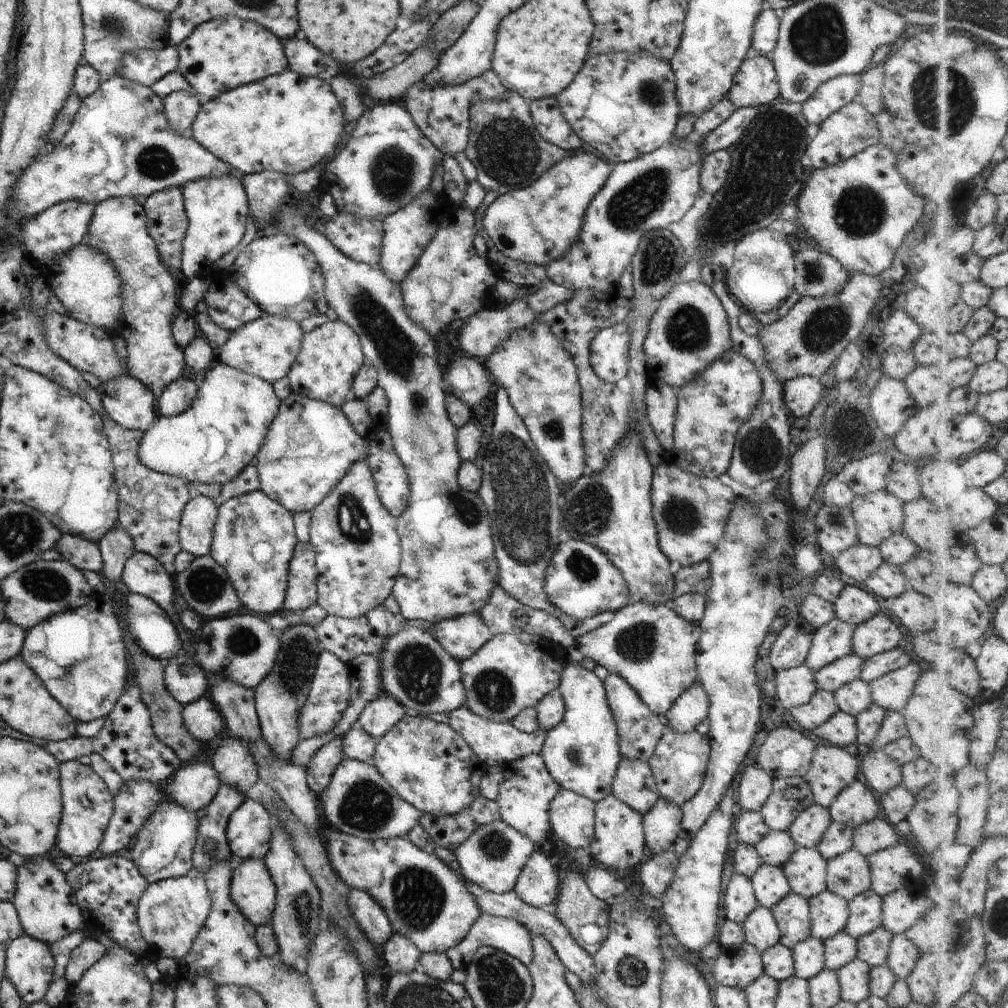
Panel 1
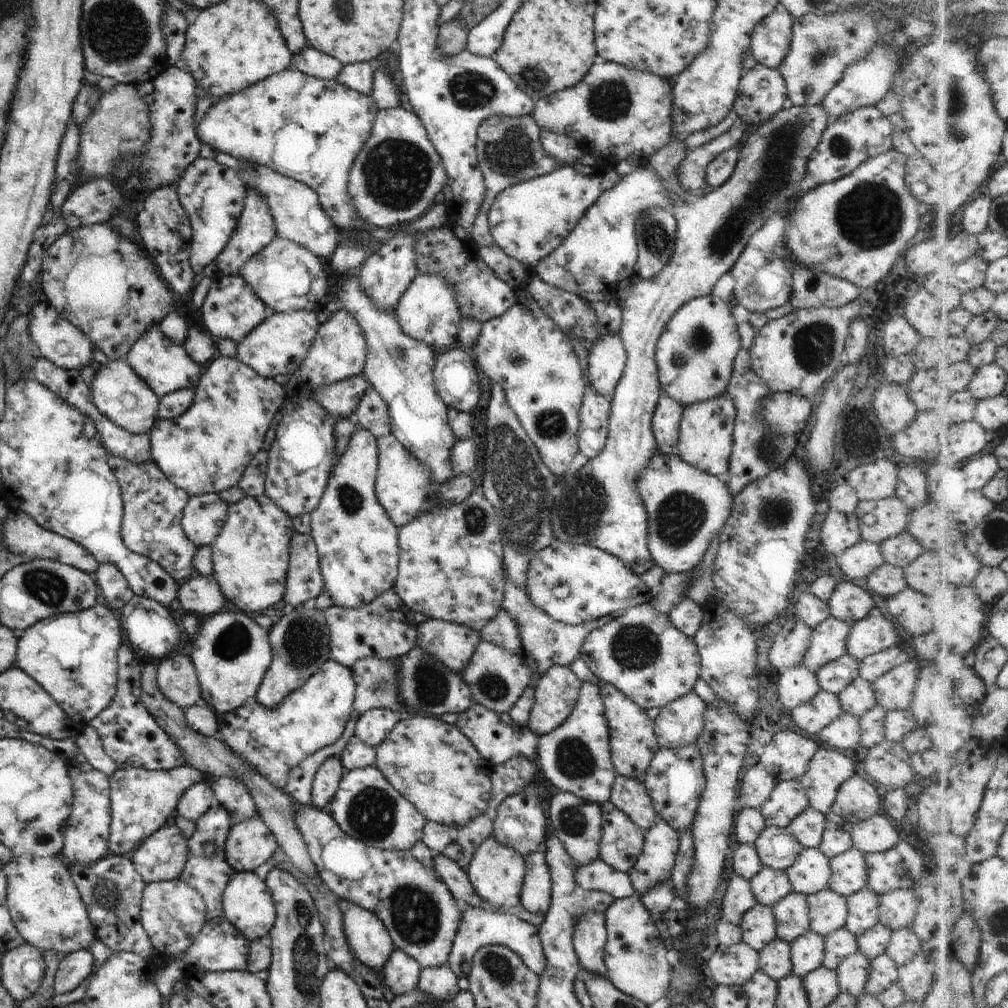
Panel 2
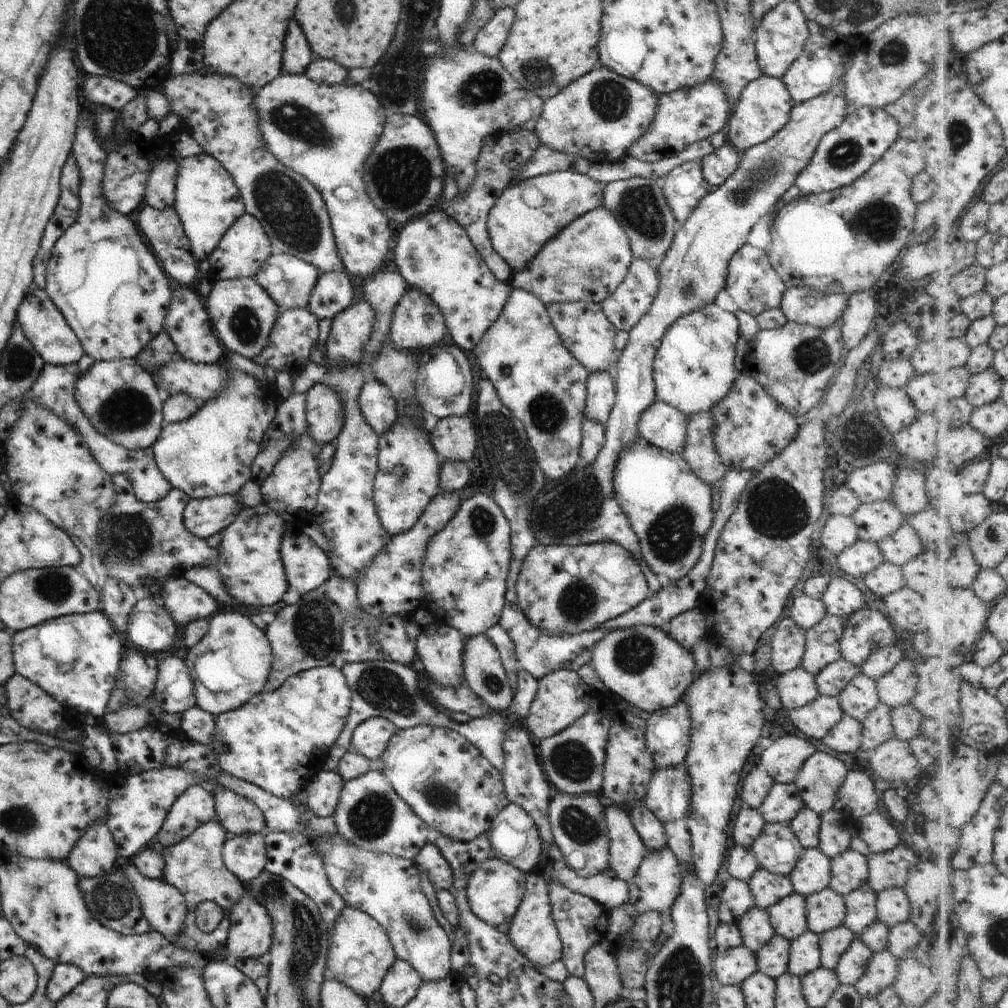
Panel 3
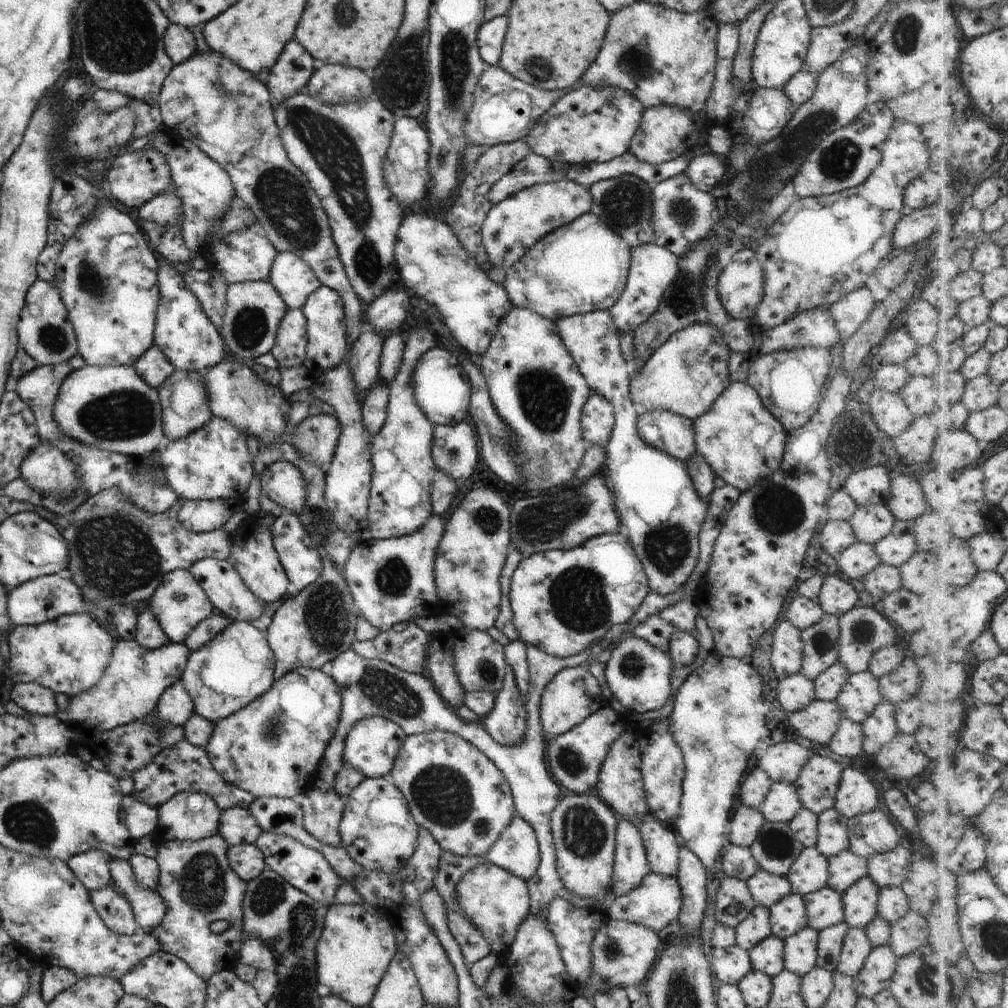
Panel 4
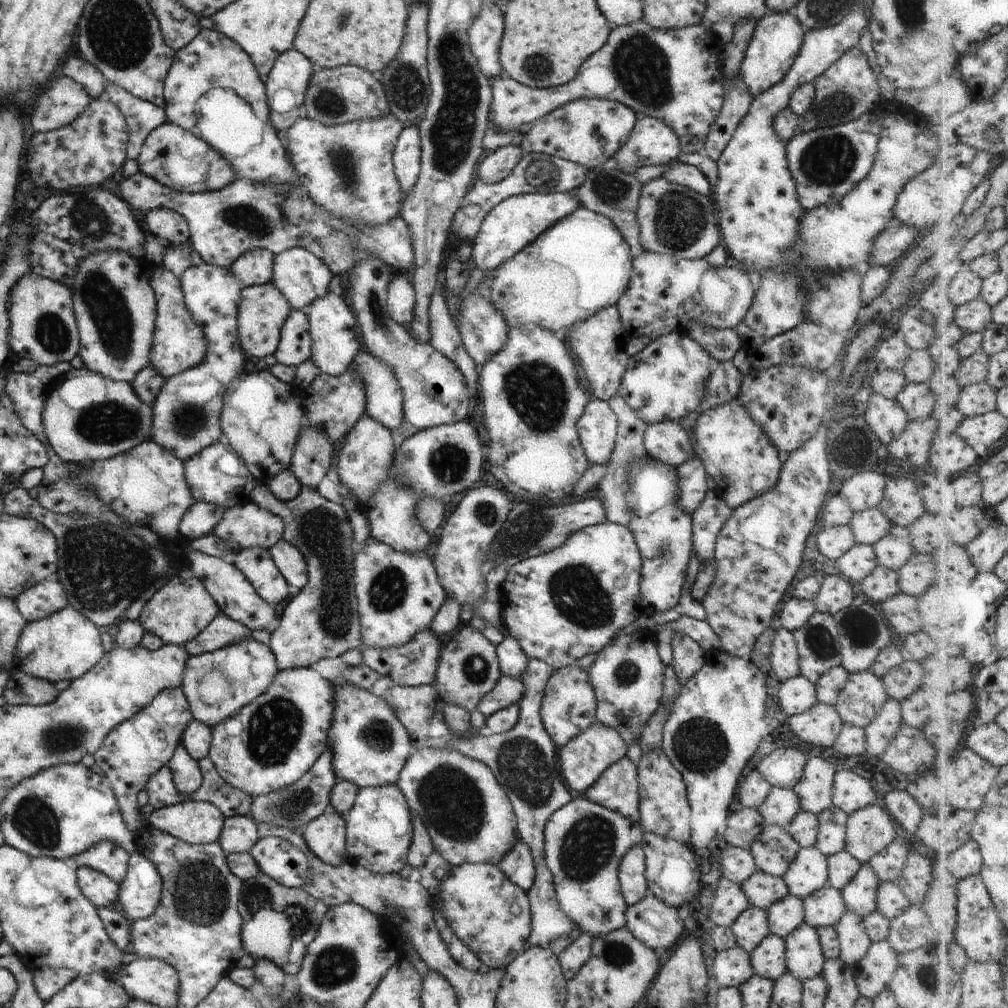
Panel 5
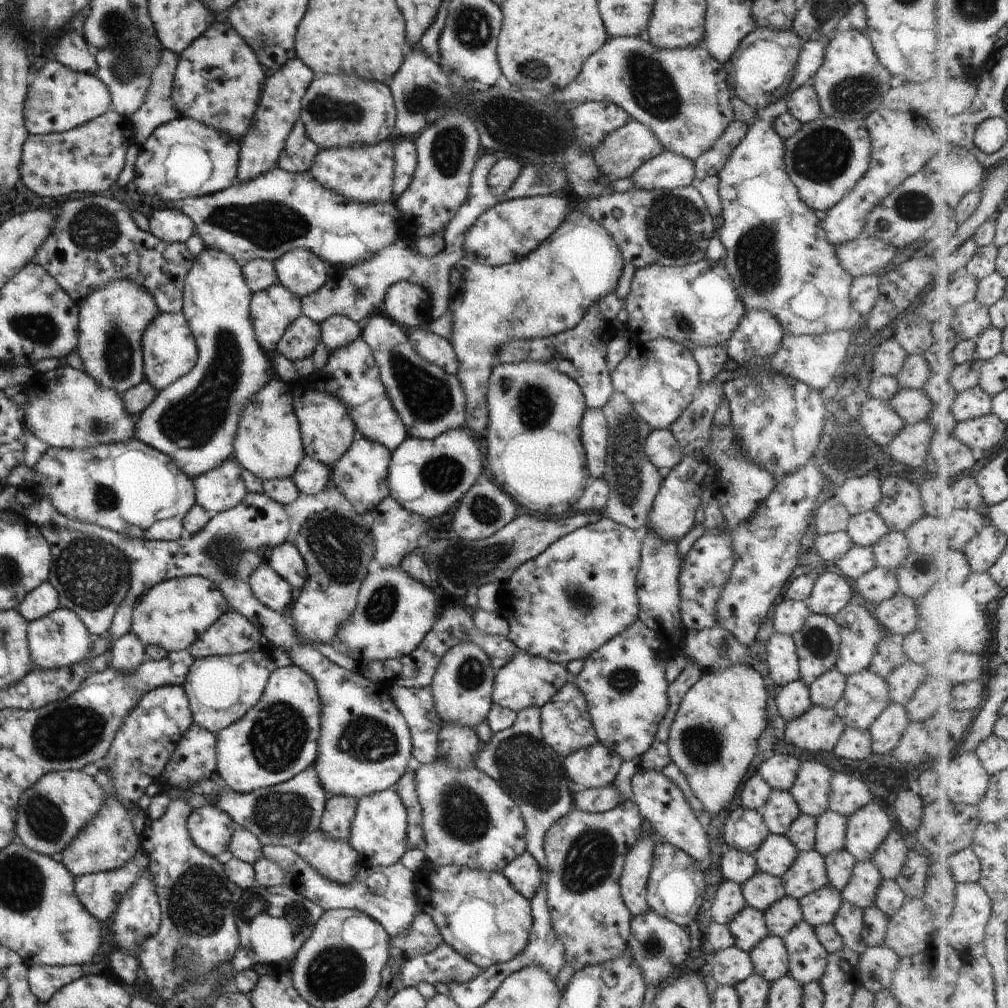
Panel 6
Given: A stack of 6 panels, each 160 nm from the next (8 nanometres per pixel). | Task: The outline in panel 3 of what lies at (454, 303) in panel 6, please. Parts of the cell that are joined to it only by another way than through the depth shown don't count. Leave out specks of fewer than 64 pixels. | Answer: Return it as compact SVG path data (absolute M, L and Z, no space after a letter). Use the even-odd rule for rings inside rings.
M600 206L574 220L552 240L548 240L530 264L520 272L512 272L511 288L524 288L542 304L585 301L601 304L620 287L634 262L630 238L618 224L614 214Z

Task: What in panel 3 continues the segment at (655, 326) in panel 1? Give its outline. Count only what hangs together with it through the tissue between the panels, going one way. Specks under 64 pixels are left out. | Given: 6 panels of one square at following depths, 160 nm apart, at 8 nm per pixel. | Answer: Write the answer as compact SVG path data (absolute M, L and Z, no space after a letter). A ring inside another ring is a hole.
M715 303L676 320L666 330L654 360L652 378L656 401L666 402L684 415L715 408L724 396L728 396L739 376L734 367L739 338L738 318Z

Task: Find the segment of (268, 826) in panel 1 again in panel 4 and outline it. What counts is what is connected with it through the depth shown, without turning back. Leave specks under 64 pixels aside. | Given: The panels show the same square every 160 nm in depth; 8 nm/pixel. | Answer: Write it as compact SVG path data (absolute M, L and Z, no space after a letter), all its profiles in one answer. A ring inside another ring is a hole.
M255 844L229 846L227 857L232 870L246 882L262 874L267 867L262 851Z

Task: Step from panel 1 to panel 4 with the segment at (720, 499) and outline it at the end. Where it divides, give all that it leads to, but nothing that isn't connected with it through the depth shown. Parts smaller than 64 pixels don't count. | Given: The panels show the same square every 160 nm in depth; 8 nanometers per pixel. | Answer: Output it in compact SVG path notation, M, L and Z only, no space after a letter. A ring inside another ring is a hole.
M599 310L583 315L562 317L555 323L564 346L568 349L570 356L573 356L588 386L596 394L611 402L613 406L615 423L608 444L605 446L607 474L604 476L604 481L616 496L616 508L620 510L623 523L628 527L627 537L642 563L649 590L659 595L674 594L692 578L699 555L698 535L707 513L706 500L703 500L694 490L685 462L680 462L668 453L652 448L638 436L637 418L639 416L629 393L633 368L622 357L619 345L621 334L615 325L615 320L606 311Z

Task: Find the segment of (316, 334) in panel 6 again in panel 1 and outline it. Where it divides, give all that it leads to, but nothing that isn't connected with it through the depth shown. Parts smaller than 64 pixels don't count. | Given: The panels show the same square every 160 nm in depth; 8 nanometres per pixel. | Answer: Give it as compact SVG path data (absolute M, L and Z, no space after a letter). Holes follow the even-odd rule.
M262 315L230 334L224 346L220 346L218 362L273 384L279 378L288 376L300 352L304 335L299 322L278 315Z

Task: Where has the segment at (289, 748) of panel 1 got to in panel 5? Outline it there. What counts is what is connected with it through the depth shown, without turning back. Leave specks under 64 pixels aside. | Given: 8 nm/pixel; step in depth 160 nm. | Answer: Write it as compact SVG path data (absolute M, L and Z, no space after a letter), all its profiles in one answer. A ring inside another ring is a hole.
M258 480L254 483L250 500L261 509L269 510L283 518L283 539L288 544L299 548L307 564L307 585L300 589L297 596L293 596L294 598L290 600L279 618L280 626L271 632L270 648L274 653L278 670L310 667L310 664L320 658L340 656L359 647L362 647L362 652L364 652L365 646L361 642L361 628L353 581L352 561L355 552L352 551L352 544L355 540L347 510L342 505L325 499L317 489L312 490L306 487L302 487L301 493L295 499L282 502L272 494L266 484Z

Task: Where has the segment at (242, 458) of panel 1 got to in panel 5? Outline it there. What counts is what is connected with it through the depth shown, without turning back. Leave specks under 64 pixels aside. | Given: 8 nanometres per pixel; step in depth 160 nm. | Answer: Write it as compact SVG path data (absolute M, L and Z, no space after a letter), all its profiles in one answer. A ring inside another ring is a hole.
M218 440L201 450L196 456L182 462L190 492L196 501L229 509L246 504L250 500L250 493L253 491L256 479L226 440Z

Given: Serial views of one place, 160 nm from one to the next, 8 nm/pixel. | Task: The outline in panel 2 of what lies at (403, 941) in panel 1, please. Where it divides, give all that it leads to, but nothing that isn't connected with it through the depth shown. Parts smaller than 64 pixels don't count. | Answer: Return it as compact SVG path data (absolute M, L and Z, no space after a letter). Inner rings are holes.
M395 948L380 971L388 995L401 997L416 989L421 969L411 956Z

